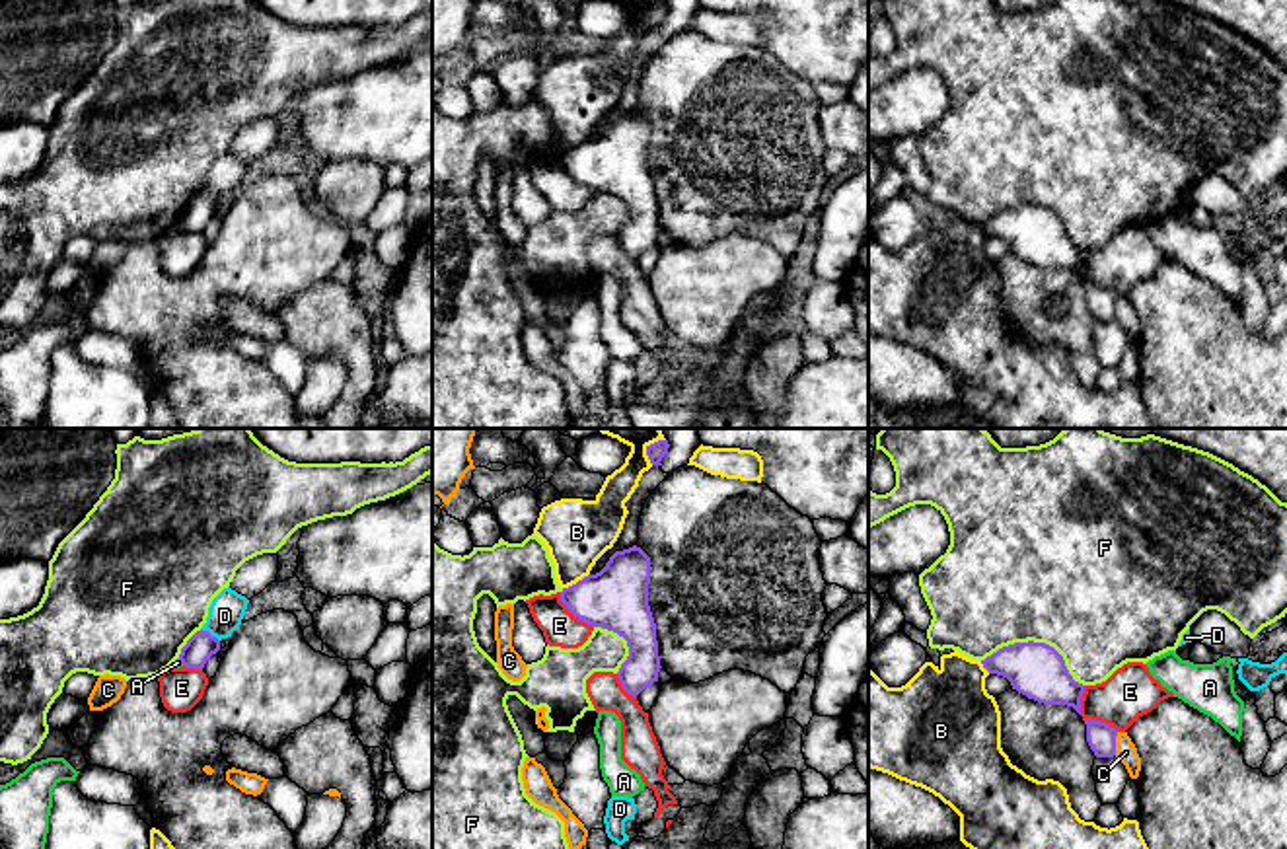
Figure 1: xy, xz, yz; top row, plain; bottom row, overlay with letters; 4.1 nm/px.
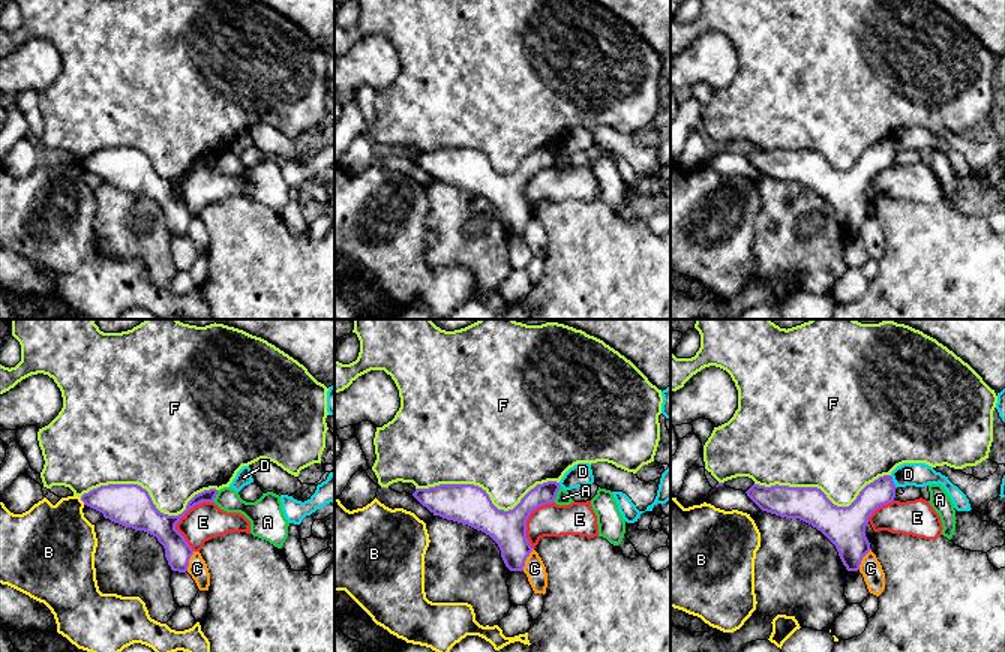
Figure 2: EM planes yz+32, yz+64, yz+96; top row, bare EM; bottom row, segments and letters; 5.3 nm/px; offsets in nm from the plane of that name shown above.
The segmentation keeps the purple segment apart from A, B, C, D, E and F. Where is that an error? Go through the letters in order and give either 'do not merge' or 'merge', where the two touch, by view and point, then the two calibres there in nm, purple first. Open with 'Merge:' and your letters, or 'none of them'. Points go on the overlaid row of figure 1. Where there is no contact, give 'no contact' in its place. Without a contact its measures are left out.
Merge: none of them
A: do not merge; contact xy (182, 663); calibres 110 and 30 nm
B: do not merge; contact xz (577, 583); calibres 260 and 280 nm
C: do not merge; contact yz (1114, 742); calibres 120 and 90 nm
D: do not merge; contact xy (209, 633); calibres 110 and 140 nm
E: do not merge; contact xz (573, 614); calibres 260 and 150 nm
F: do not merge; contact yz (1036, 643); calibres 220 and 480 nm

